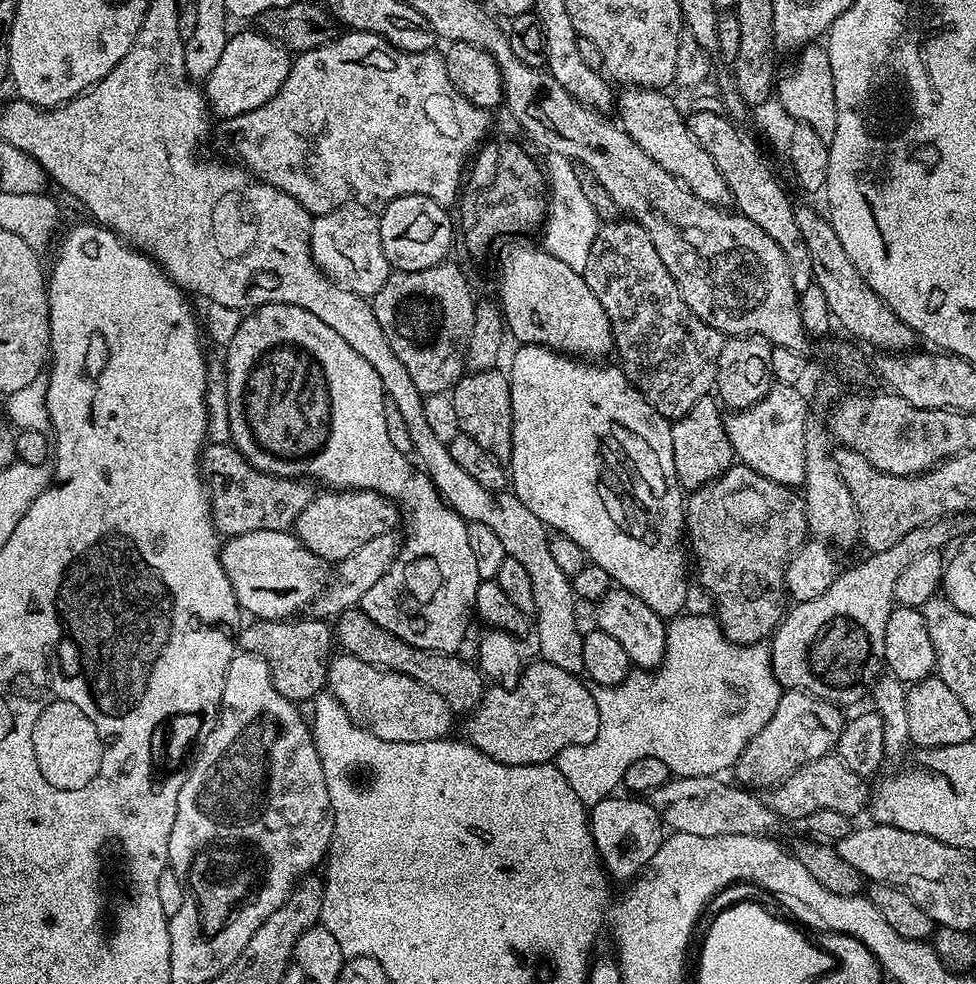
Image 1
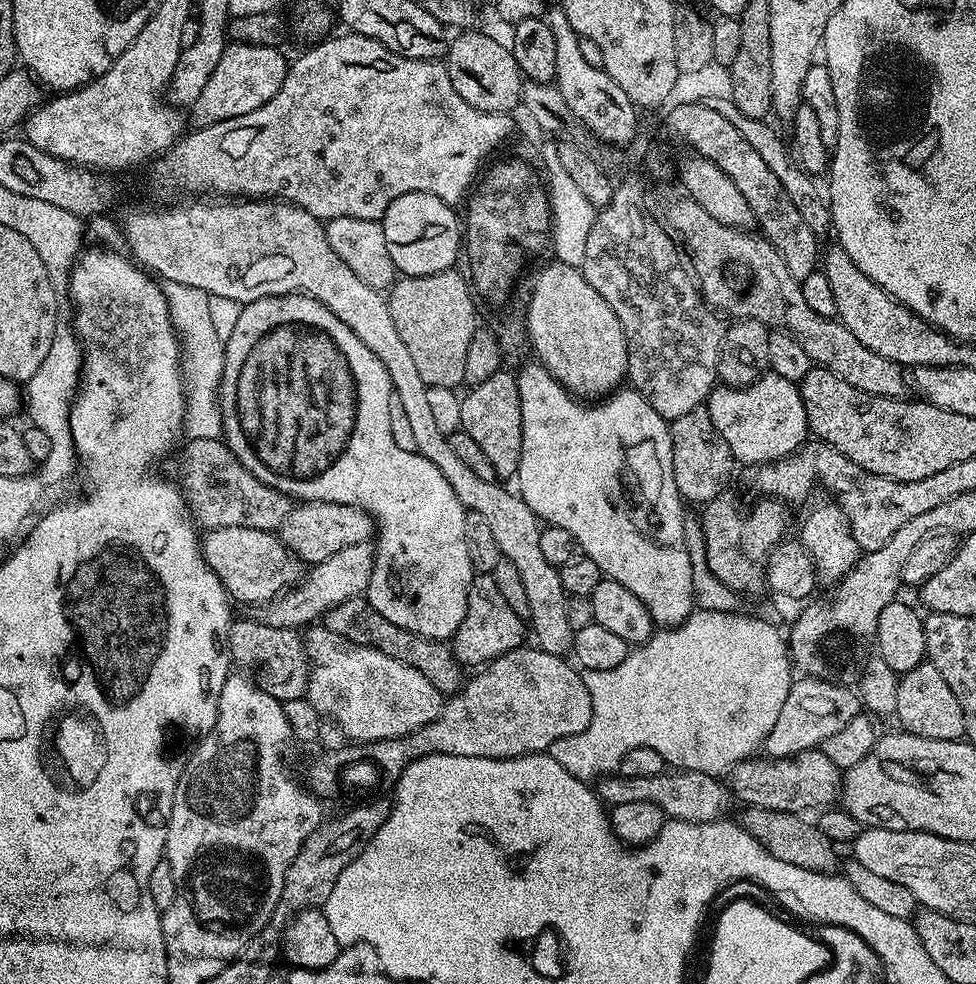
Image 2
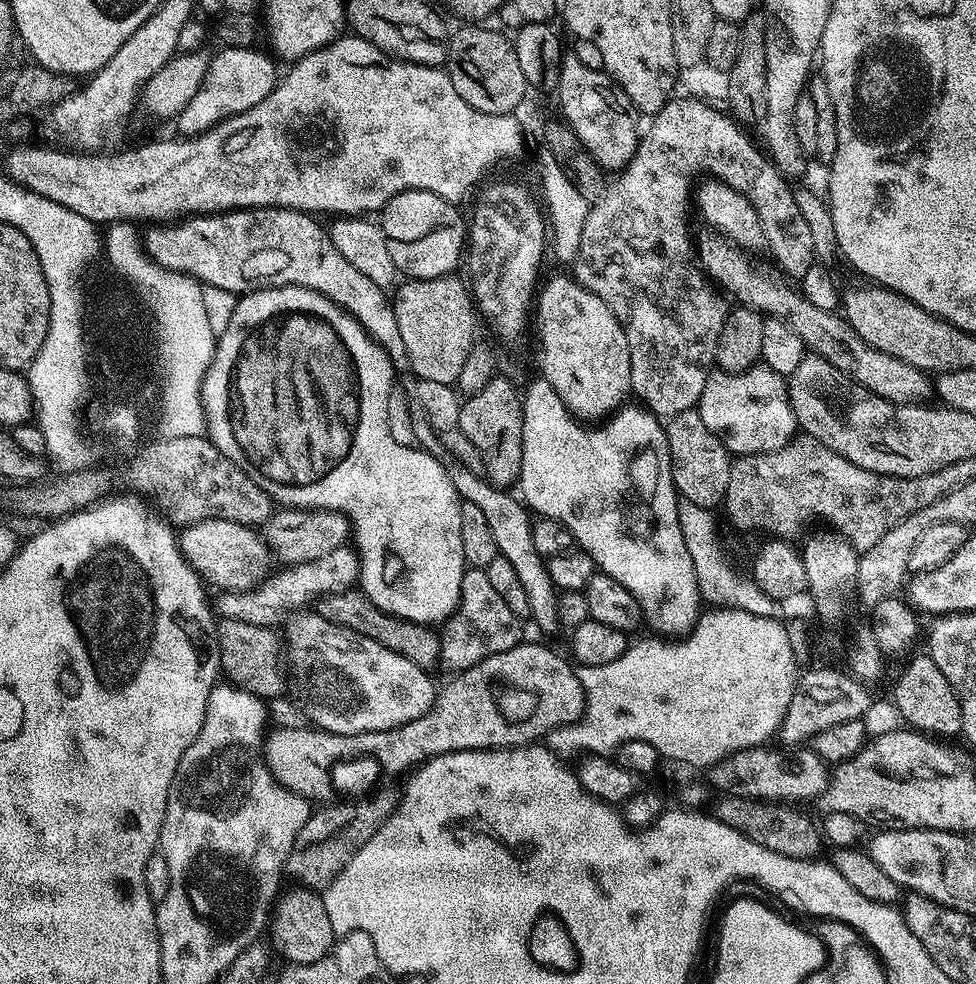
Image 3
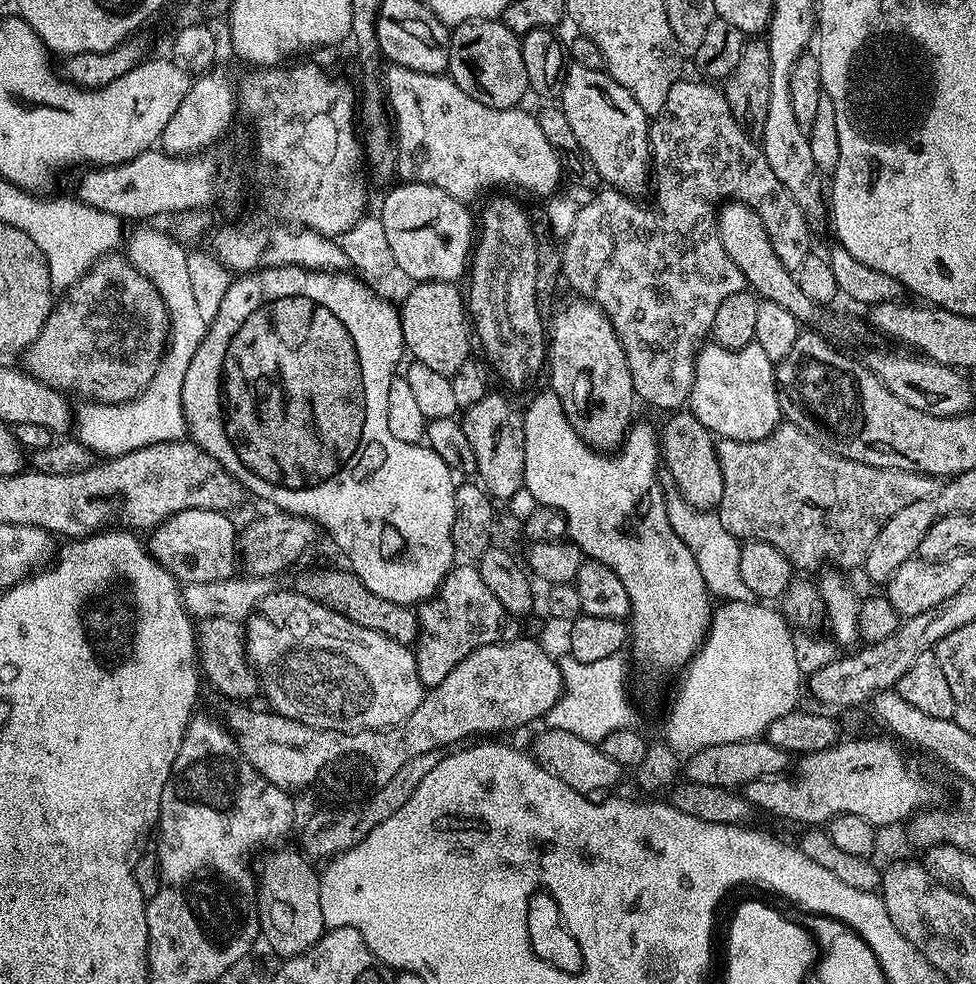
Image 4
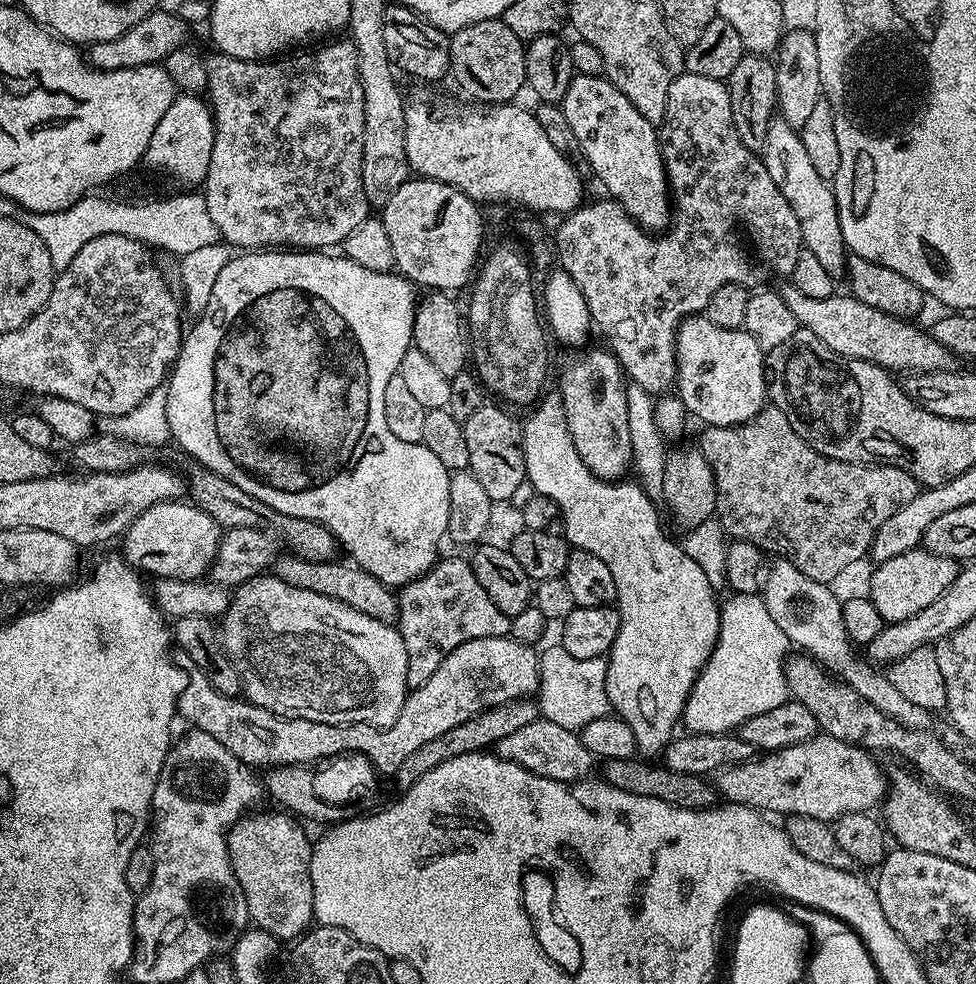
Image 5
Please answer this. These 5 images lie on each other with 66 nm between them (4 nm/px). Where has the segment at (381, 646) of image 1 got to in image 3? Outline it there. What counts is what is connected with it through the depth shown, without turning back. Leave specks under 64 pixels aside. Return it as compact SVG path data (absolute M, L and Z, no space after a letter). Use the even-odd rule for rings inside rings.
M363 591L326 592L319 597L318 611L330 622L342 628L348 628L352 632L361 632L374 642L378 642L386 650L394 650L394 654L402 654L402 658L410 658L410 662L414 662L419 668L431 669L431 664L434 664L437 659L438 636L431 627L403 620L374 606L374 602L370 602L370 598L364 595Z

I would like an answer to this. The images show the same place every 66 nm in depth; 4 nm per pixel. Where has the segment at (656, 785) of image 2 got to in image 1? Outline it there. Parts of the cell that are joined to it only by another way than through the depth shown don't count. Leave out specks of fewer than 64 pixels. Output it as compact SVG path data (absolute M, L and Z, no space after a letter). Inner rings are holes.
M678 776L669 778L662 786L647 793L646 802L654 806L661 820L672 832L698 834L699 836L725 836L746 834L747 836L771 837L782 827L776 813L760 800L755 791L735 783L723 784L723 779L714 776Z

